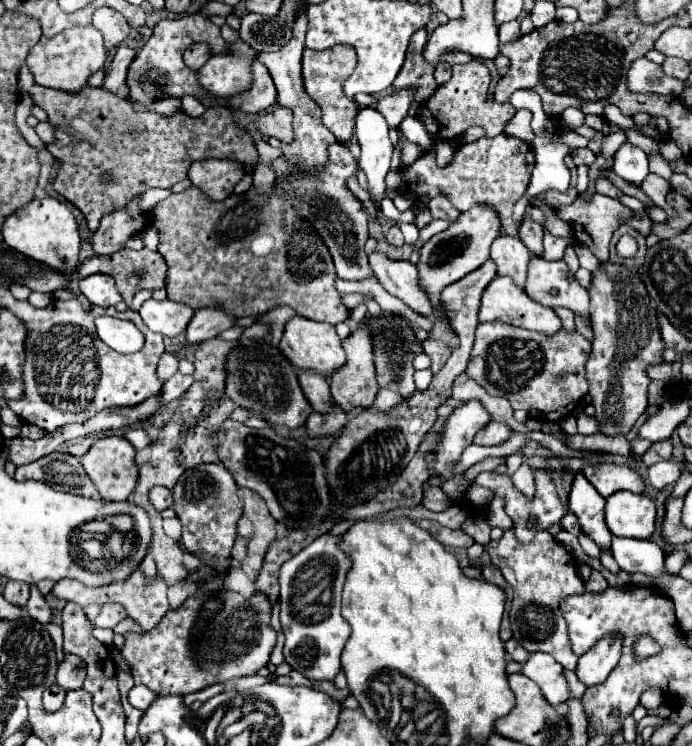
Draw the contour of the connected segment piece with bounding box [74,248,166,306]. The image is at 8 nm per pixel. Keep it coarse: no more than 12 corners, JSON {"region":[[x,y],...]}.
{"region":[[148,248],[86,260],[76,278],[112,274],[130,306],[138,290],[166,288],[166,262]]}

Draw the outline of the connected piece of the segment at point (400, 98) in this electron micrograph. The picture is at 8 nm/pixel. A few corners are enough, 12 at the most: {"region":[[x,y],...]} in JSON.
{"region":[[390,94],[378,100],[378,112],[388,128],[398,128],[408,116],[410,94]]}

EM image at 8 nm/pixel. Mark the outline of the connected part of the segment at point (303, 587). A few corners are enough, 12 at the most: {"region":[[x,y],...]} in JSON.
{"region":[[324,534],[278,572],[286,662],[334,680],[350,558]]}

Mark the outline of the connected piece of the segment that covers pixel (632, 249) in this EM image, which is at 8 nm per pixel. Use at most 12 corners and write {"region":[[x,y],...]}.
{"region":[[622,236],[618,242],[618,254],[632,258],[638,244],[632,236]]}

